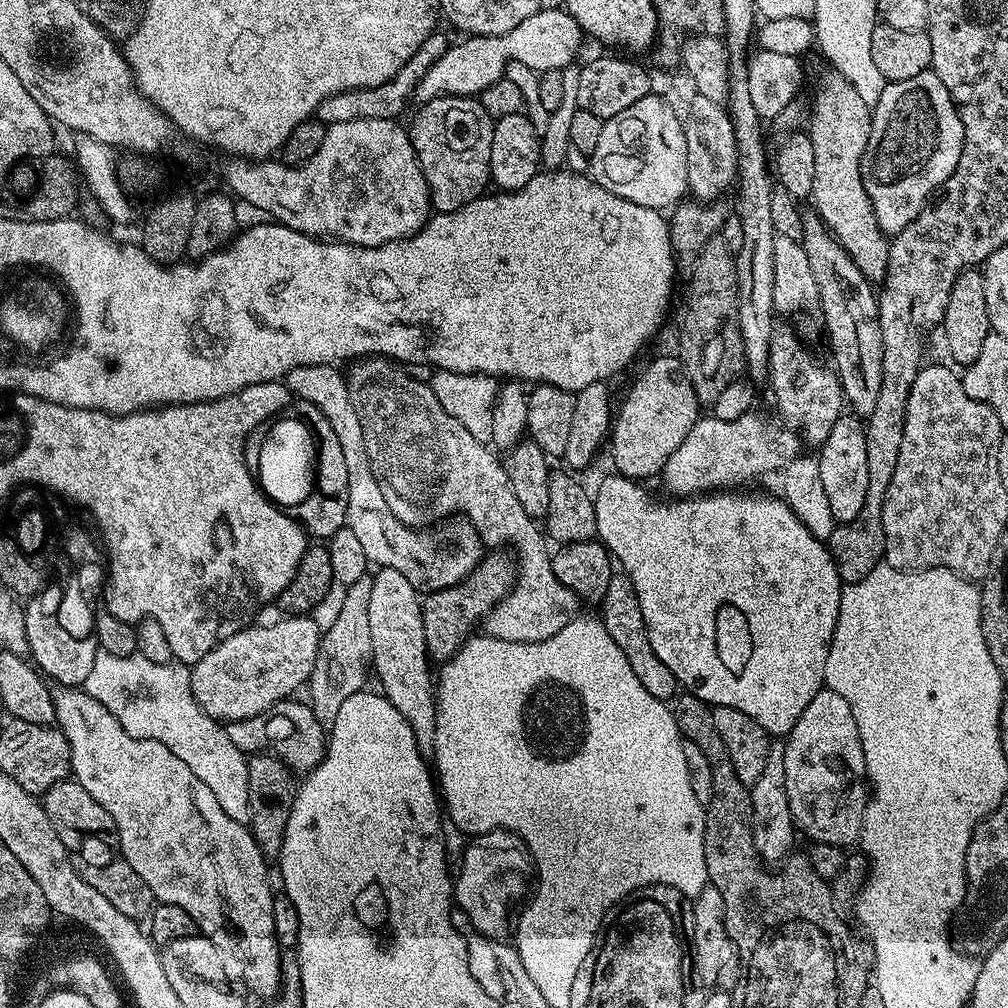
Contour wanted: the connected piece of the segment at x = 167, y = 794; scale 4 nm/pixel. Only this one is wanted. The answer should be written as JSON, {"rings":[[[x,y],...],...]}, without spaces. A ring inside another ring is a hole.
{"rings":[[[60,686],[53,691],[55,727],[70,742],[71,775],[114,818],[115,839],[120,839],[119,855],[150,886],[161,904],[173,904],[186,910],[204,936],[218,950],[226,974],[237,985],[261,998],[271,998],[280,991],[282,949],[274,930],[274,889],[268,881],[266,857],[260,853],[247,824],[240,824],[214,799],[210,786],[190,771],[162,746],[146,738],[134,738],[122,730],[118,718],[80,686]]]}

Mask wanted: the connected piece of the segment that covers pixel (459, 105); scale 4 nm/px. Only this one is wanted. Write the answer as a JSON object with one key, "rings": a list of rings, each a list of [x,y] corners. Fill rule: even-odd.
{"rings":[[[439,96],[417,107],[416,117],[410,123],[412,145],[420,163],[422,174],[432,195],[436,212],[453,212],[466,202],[485,195],[490,184],[490,142],[494,118],[480,105],[479,99],[470,96]]]}

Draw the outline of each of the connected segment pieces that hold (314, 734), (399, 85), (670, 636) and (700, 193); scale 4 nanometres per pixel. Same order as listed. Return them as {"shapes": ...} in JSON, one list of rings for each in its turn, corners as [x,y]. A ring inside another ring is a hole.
{"shapes":[[[[300,698],[280,700],[274,706],[254,714],[254,718],[239,721],[238,728],[244,731],[245,745],[253,744],[253,749],[268,750],[276,755],[286,767],[296,774],[307,774],[317,768],[324,757],[326,728],[312,713],[311,704]]],[[[434,30],[430,35],[427,36],[426,41],[422,42],[418,50],[414,52],[413,57],[406,62],[402,69],[399,70],[398,74],[390,80],[390,82],[383,83],[382,86],[376,86],[372,88],[359,88],[354,91],[342,91],[336,95],[331,95],[330,98],[324,99],[315,111],[315,117],[324,123],[324,125],[337,124],[338,122],[352,122],[358,120],[391,120],[397,119],[398,114],[402,113],[406,102],[405,99],[409,98],[415,93],[418,82],[426,74],[427,70],[433,66],[434,62],[438,60],[445,53],[446,49],[450,46],[450,39],[440,32],[441,30]]],[[[611,474],[594,488],[596,501],[596,536],[601,544],[614,557],[615,563],[622,567],[623,575],[634,582],[634,594],[638,594],[638,606],[642,606],[642,618],[646,622],[646,630],[650,638],[650,646],[654,646],[654,654],[666,662],[670,674],[674,674],[677,685],[687,690],[699,700],[705,700],[709,706],[721,704],[734,710],[742,710],[742,714],[750,714],[766,730],[769,737],[784,738],[802,718],[802,710],[810,706],[810,698],[825,687],[826,654],[830,650],[832,635],[838,622],[842,581],[836,563],[823,540],[814,538],[802,522],[790,510],[790,506],[779,495],[759,496],[748,490],[721,490],[702,496],[687,498],[663,498],[656,501],[644,489],[643,483],[631,480],[629,476]]],[[[697,96],[691,103],[689,117],[683,122],[686,134],[686,178],[688,192],[701,202],[716,202],[724,191],[733,187],[736,179],[738,150],[734,138],[732,119],[724,104],[711,101],[710,98]]]]}

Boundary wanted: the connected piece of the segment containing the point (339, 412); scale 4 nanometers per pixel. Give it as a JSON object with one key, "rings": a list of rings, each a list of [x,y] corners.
{"rings":[[[299,364],[294,370],[290,370],[286,377],[286,383],[288,385],[289,393],[293,397],[310,402],[314,406],[318,406],[318,410],[322,410],[322,414],[326,414],[326,422],[330,422],[330,426],[334,426],[334,434],[338,434],[338,442],[342,442],[342,454],[346,454],[346,482],[348,483],[348,519],[346,526],[350,530],[354,530],[354,534],[358,537],[358,543],[361,544],[362,550],[366,550],[366,558],[373,565],[379,566],[380,568],[389,568],[390,570],[398,570],[398,574],[406,574],[406,578],[416,587],[421,593],[427,594],[430,592],[437,592],[443,588],[455,588],[456,585],[461,584],[464,579],[470,575],[475,568],[478,567],[480,561],[484,559],[486,555],[486,545],[481,540],[476,528],[471,524],[467,518],[452,518],[447,522],[439,525],[440,532],[424,532],[428,530],[417,530],[414,528],[407,527],[398,518],[394,518],[394,514],[390,510],[390,506],[386,506],[386,498],[382,498],[382,490],[378,490],[378,482],[374,478],[374,474],[370,470],[370,462],[368,461],[368,455],[366,454],[366,442],[362,438],[362,422],[358,422],[358,410],[354,410],[354,402],[350,398],[350,390],[348,389],[348,382],[345,373],[339,372],[339,367],[331,364]]]}

